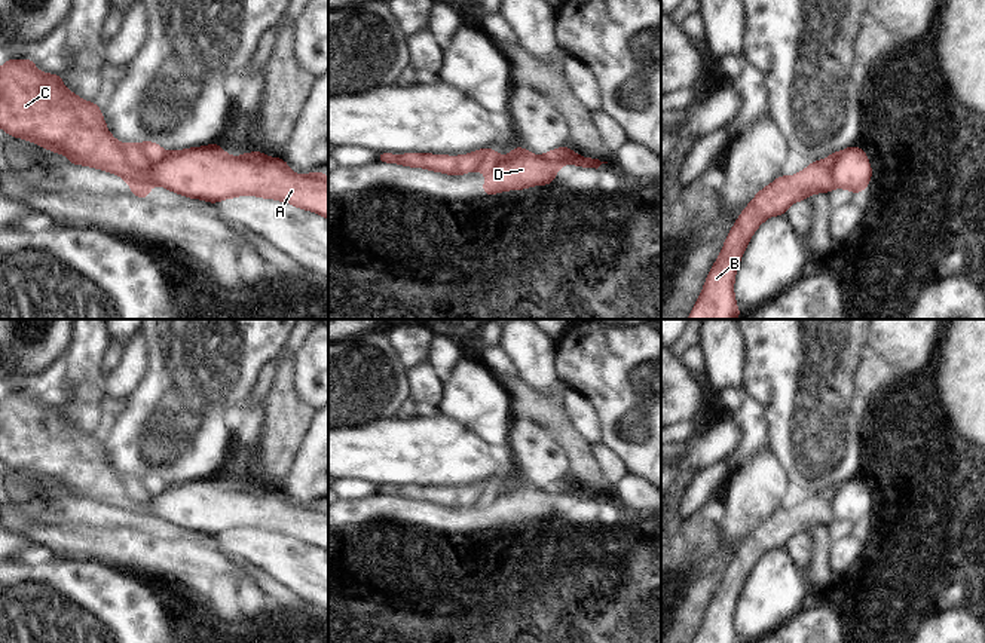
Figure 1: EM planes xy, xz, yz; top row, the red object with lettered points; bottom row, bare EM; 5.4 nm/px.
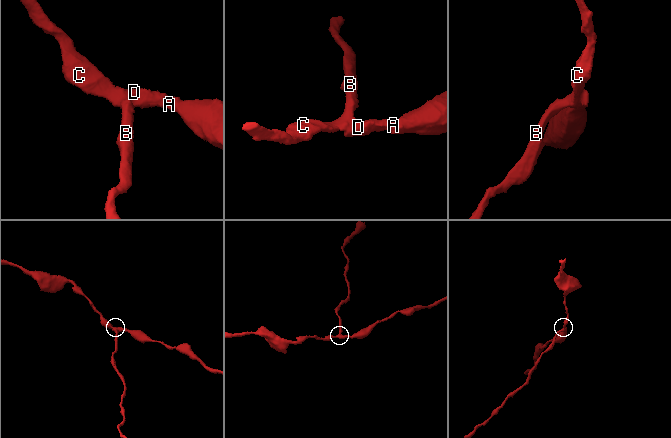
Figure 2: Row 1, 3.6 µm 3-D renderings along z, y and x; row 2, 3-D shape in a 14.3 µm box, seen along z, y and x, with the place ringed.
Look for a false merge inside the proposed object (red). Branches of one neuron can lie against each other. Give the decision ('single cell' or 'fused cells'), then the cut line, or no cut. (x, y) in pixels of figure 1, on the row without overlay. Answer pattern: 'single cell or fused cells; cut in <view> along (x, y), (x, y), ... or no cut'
fused cells; cut in xy along (167, 484), (152, 498), (150, 519)

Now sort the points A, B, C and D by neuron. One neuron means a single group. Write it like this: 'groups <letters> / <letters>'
groups A D / B C

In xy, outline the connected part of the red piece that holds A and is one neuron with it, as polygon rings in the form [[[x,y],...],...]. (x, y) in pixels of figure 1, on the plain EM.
[[[215,475],[204,480],[166,484],[159,495],[152,497],[149,514],[152,520],[162,518],[174,526],[190,532],[204,532],[209,536],[236,529],[276,532],[328,552],[328,509],[321,502],[312,506],[294,506],[284,492],[269,490],[261,484],[242,486],[239,490],[233,490]]]

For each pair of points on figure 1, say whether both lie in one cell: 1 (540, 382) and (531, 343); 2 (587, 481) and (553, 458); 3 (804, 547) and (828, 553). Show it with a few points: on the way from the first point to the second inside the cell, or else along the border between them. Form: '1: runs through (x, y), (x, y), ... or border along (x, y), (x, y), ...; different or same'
1: runs through (540, 373), (534, 364), (532, 352); same
2: border along (551, 437), (568, 461), (568, 478); different
3: border along (807, 532), (810, 562), (801, 572); different

